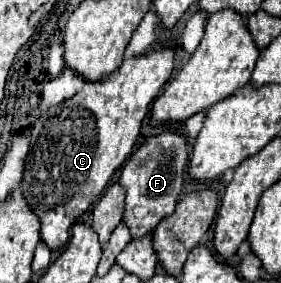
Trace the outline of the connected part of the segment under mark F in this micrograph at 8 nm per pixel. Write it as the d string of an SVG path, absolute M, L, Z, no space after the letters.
M165 129L163 133L145 141L131 159L125 163L119 183L125 189L125 209L123 209L123 223L129 227L133 239L141 239L151 235L161 219L173 215L177 197L183 189L185 167L187 167L187 141L177 131Z

